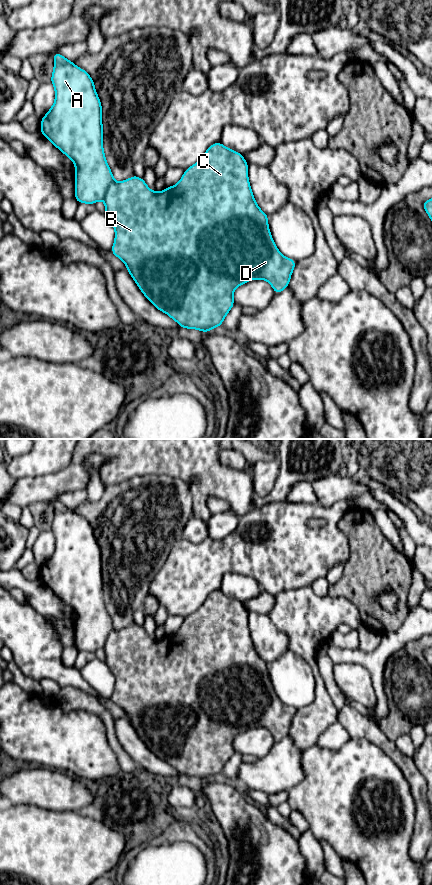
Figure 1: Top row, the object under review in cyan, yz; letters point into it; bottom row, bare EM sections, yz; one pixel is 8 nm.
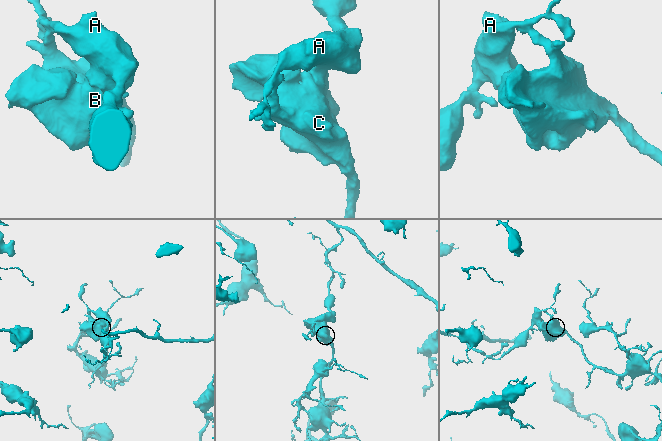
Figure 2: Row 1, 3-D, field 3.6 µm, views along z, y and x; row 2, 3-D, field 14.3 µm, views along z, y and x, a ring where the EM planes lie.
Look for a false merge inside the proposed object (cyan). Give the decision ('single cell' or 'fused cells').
fused cells

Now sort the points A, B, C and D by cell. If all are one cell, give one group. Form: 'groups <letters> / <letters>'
groups A / B C D

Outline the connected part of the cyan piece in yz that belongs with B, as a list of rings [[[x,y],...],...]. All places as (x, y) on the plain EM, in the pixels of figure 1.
[[[222,591],[210,593],[203,605],[194,613],[184,619],[181,628],[174,634],[166,635],[163,640],[151,639],[144,627],[136,623],[131,626],[115,630],[113,629],[103,647],[105,650],[105,663],[115,677],[115,689],[111,700],[121,707],[127,715],[127,719],[134,727],[145,745],[159,758],[165,760],[175,768],[183,777],[198,777],[204,781],[218,774],[222,774],[225,764],[234,754],[233,741],[235,737],[249,728],[263,727],[268,729],[275,742],[282,740],[290,731],[291,722],[296,709],[282,703],[274,691],[268,674],[268,663],[257,653],[248,627],[248,611],[243,603],[225,595]]]

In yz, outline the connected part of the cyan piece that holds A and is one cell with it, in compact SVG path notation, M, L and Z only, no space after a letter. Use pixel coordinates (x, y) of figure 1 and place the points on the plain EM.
M58 500L53 502L53 507L54 518L51 531L55 536L55 550L47 562L41 566L40 580L75 612L75 647L77 650L95 652L98 648L105 646L110 632L114 629L103 598L101 550L96 541L94 530L85 518L77 515Z

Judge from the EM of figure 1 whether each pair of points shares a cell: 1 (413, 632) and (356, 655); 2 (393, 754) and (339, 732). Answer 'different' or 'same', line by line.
1: same
2: different

